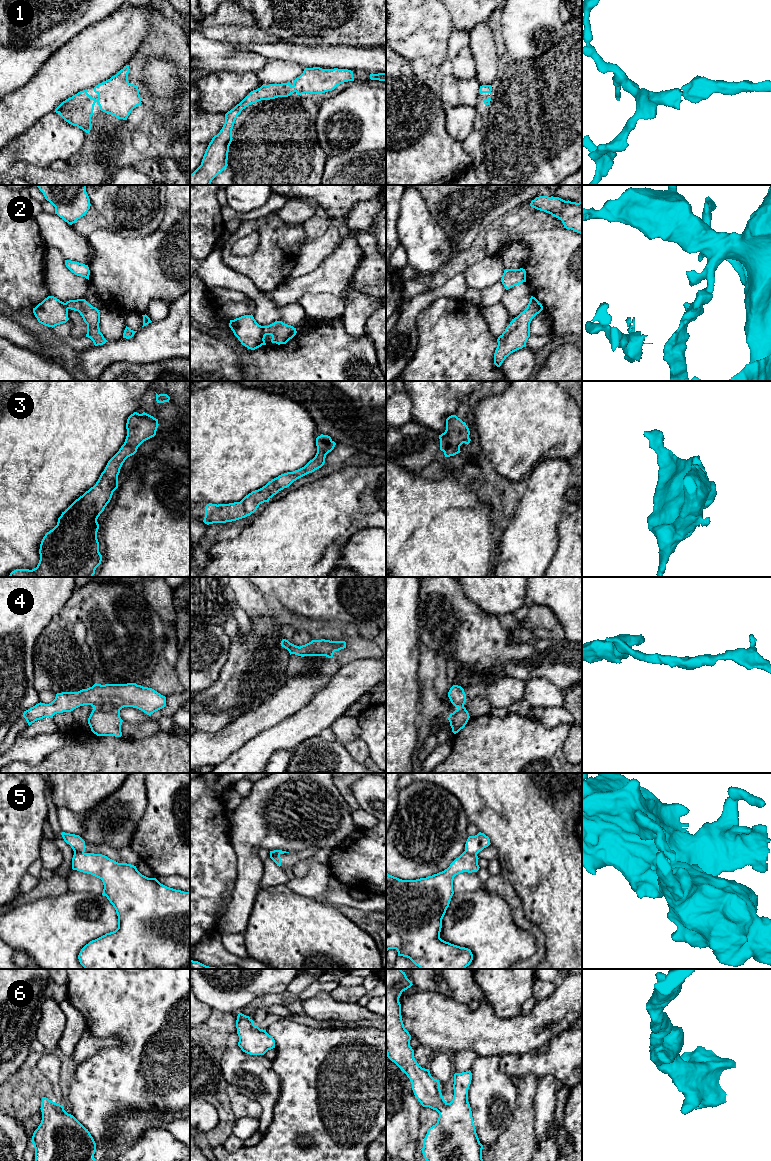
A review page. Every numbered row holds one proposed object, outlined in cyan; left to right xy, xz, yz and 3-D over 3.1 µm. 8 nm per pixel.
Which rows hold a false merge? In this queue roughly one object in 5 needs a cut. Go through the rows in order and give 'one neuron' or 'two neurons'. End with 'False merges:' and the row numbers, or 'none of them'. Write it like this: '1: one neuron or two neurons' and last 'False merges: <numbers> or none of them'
1: one neuron
2: one neuron
3: one neuron
4: one neuron
5: two neurons
6: one neuron
False merges: 5

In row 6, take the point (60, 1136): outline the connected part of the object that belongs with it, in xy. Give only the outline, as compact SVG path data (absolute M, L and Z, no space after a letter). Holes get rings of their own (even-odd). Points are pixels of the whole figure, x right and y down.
M46 1097L41 1102L42 1120L34 1131L31 1142L35 1148L35 1161L95 1161L96 1143L86 1129L73 1115L68 1114L63 1105L57 1104Z

